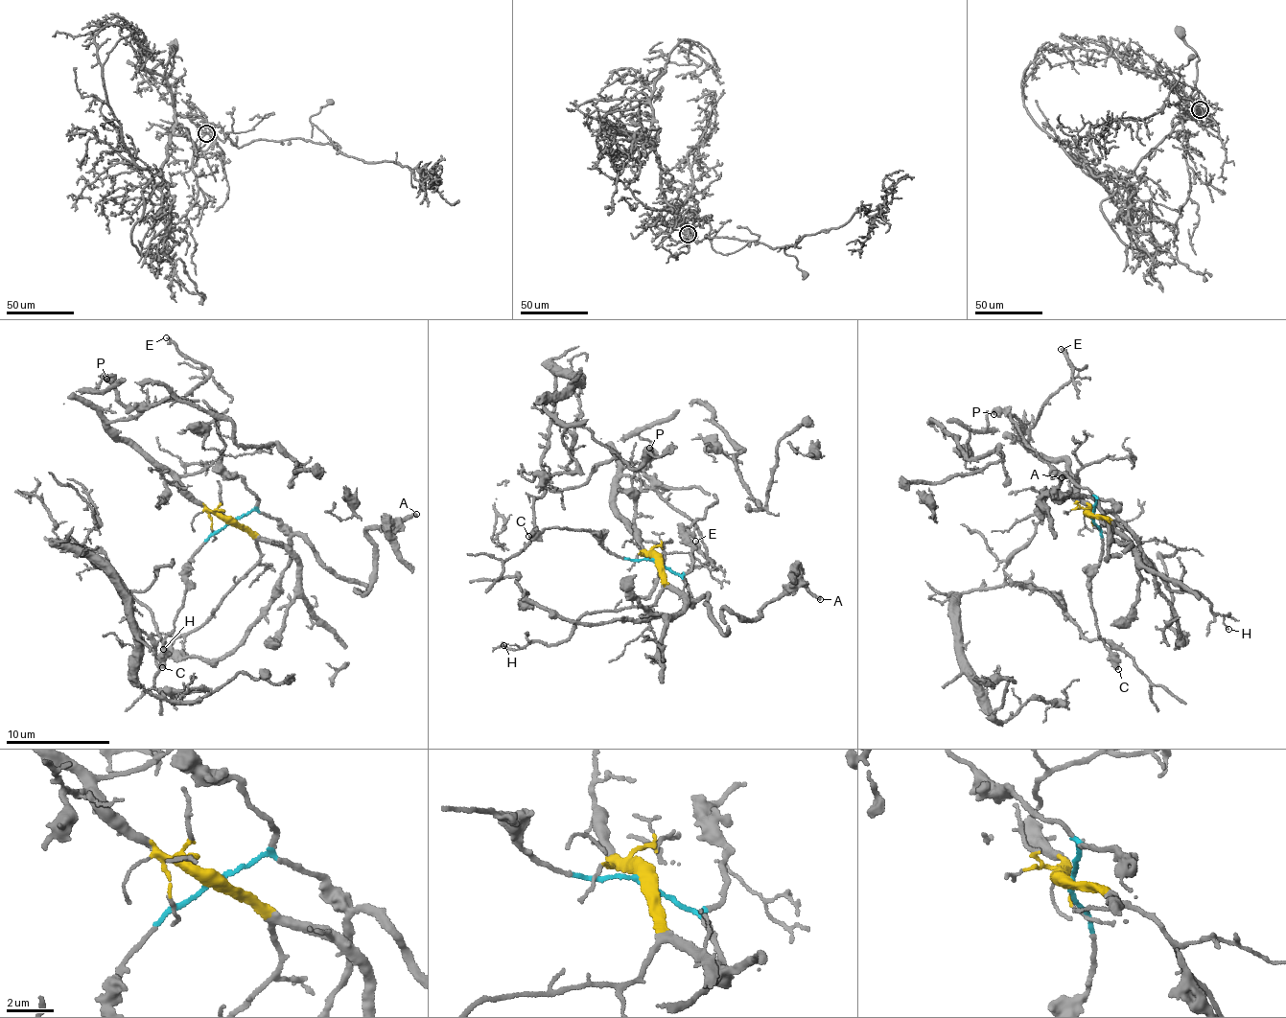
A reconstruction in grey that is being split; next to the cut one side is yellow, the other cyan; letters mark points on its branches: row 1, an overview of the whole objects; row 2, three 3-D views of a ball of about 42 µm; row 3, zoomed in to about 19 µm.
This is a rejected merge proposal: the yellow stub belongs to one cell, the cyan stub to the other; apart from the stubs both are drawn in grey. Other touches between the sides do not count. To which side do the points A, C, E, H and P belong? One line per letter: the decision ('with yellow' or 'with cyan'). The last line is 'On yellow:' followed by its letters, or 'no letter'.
A: with cyan
C: with cyan
E: with yellow
H: with yellow
P: with cyan
On yellow: E, H

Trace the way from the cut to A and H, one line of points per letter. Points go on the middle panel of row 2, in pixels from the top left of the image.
A: (655, 563), (680, 576), (688, 596), (706, 596), (724, 634), (729, 608), (751, 621), (804, 586), (820, 599)
H: (655, 563), (663, 588), (650, 606), (592, 611), (568, 637), (554, 644), (527, 642), (522, 648), (503, 644)

